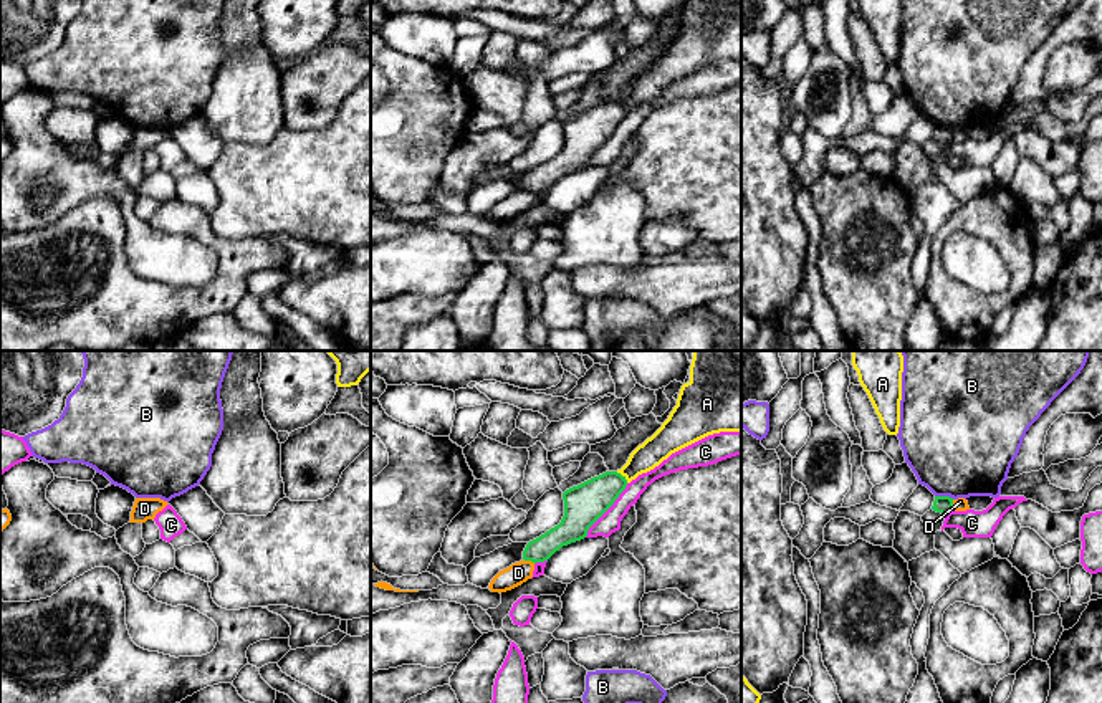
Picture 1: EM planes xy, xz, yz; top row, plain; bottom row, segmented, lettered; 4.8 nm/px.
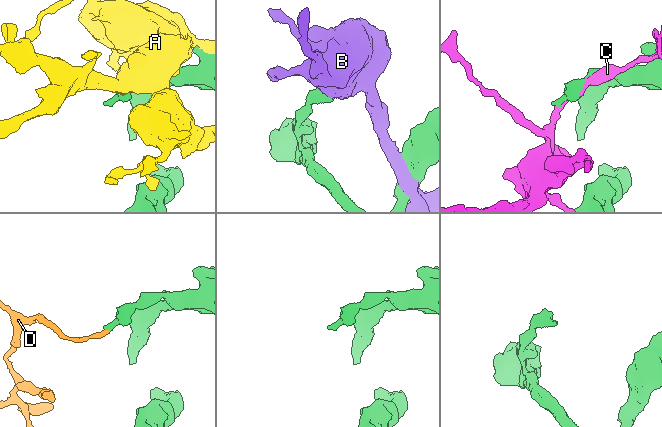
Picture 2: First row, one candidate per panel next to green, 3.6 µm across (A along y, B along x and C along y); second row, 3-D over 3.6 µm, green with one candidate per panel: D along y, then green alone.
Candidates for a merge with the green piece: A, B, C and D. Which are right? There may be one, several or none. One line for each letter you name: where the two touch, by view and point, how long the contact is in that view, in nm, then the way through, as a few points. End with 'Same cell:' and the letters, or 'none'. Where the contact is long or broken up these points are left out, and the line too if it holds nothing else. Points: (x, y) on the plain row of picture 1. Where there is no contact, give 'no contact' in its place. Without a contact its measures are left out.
Same cell: none

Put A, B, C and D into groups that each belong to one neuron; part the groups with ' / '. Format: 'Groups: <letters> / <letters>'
Groups: A / B / C / D

